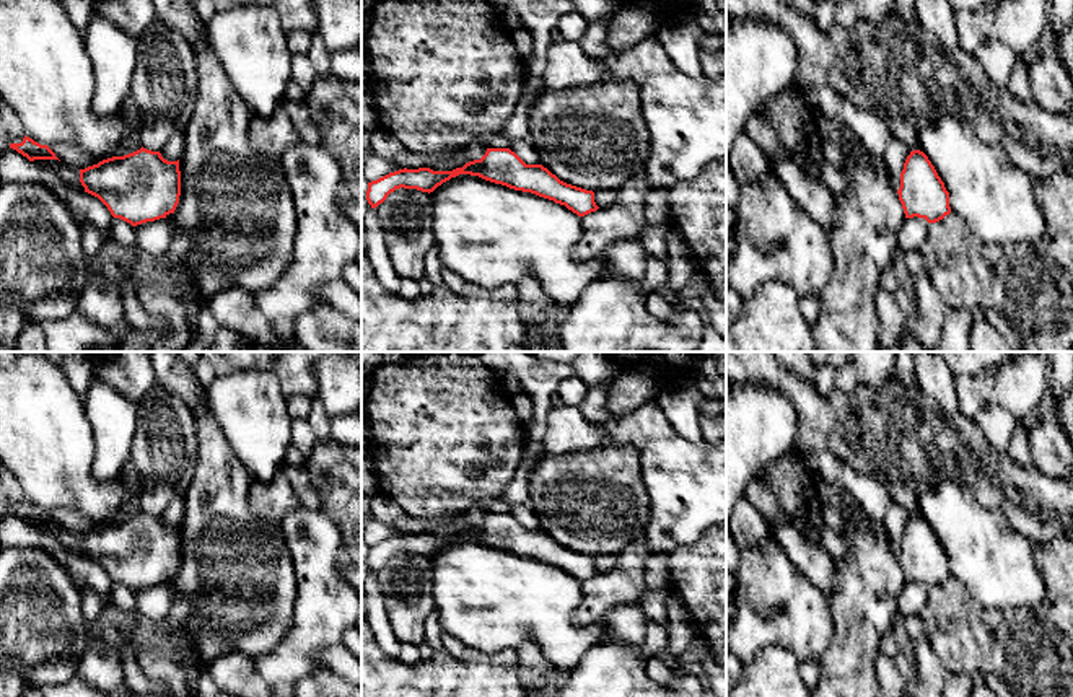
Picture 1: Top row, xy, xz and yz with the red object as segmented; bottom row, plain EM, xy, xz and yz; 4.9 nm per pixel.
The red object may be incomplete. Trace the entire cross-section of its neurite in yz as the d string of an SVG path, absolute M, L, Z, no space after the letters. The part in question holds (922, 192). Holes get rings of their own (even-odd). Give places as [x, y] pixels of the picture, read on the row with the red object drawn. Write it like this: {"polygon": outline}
{"polygon": "M913 150L904 163L897 191L905 218L925 218L936 223L951 213L949 192L928 156Z"}

